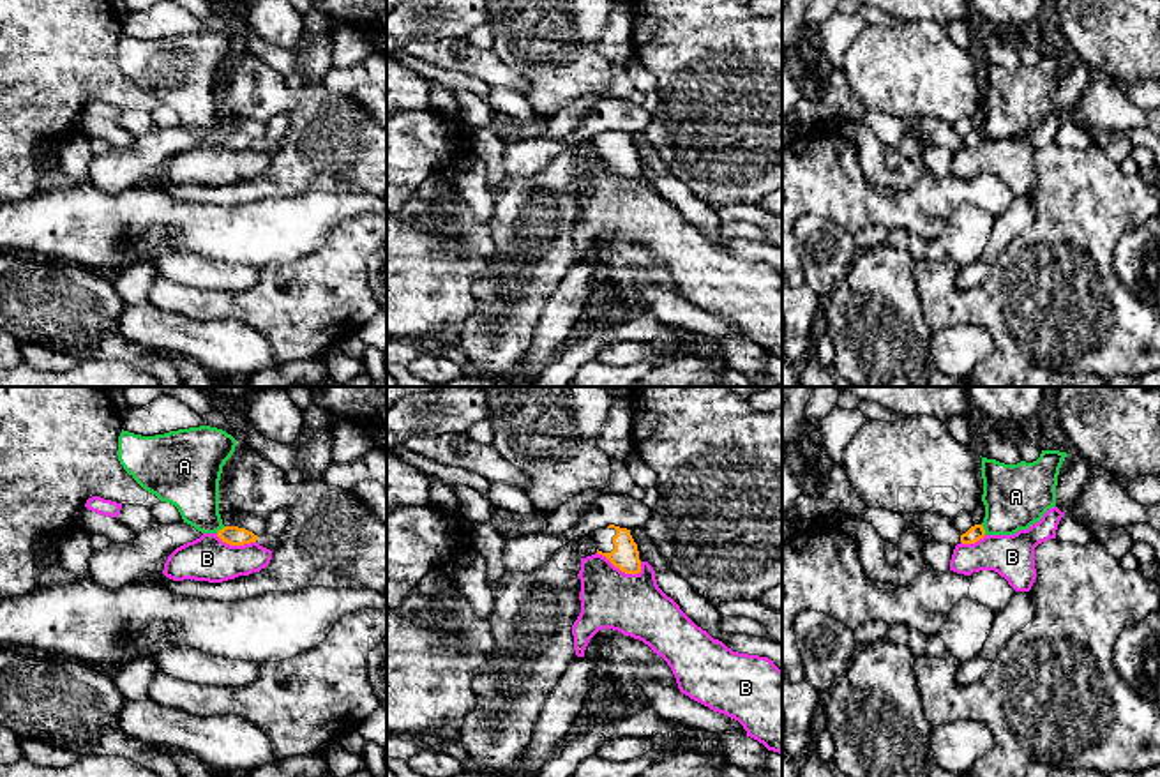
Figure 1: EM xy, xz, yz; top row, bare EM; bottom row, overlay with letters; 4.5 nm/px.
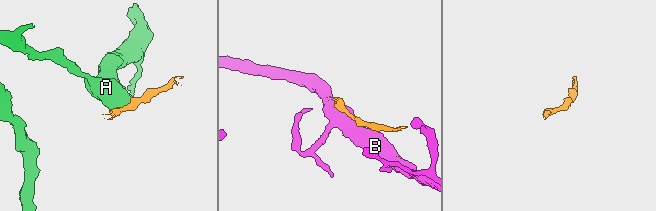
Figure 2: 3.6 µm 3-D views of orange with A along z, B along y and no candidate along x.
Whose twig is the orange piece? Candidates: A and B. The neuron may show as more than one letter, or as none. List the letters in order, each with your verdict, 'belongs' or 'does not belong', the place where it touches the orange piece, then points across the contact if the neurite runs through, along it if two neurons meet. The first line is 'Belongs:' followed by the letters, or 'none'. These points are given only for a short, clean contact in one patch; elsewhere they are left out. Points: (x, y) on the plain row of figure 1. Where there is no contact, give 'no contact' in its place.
Belongs: none
A: does not belong; contact yz (984, 135); border yz (980, 129), (986, 138)
B: does not belong; contact xz (620, 173)

